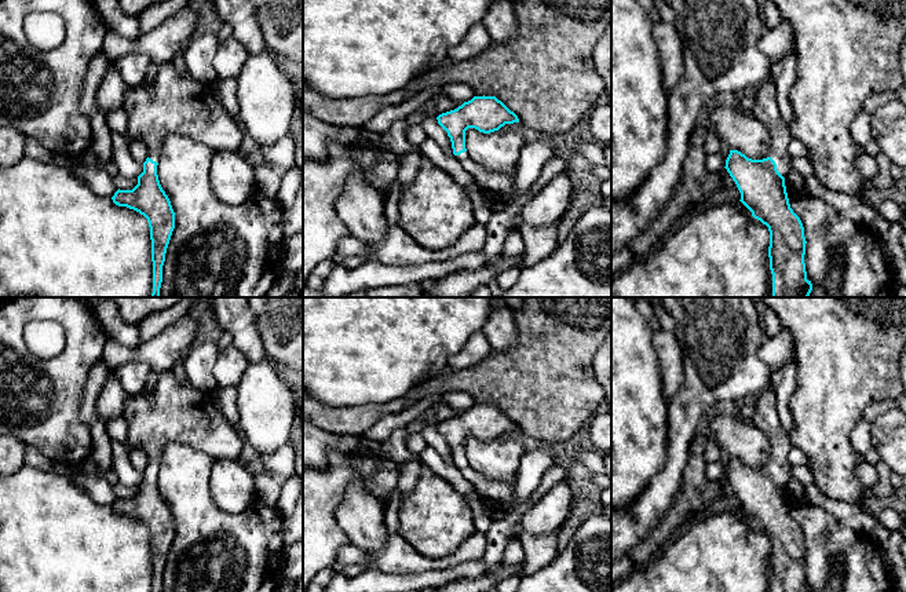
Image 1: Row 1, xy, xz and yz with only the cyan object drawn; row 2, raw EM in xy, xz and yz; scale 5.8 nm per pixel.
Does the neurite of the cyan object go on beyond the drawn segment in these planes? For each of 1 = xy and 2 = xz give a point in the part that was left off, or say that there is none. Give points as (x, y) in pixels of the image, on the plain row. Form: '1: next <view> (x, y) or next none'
1: next xy (176, 412)
2: next xz (499, 492)

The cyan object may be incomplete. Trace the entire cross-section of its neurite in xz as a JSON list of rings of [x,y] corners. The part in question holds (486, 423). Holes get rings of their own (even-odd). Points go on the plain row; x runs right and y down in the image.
[[[483,403],[474,405],[457,417],[439,423],[436,428],[450,446],[453,463],[482,498],[497,504],[514,498],[515,478],[507,482],[487,479],[476,472],[465,457],[465,439],[468,436],[475,436],[483,442],[498,439],[505,432],[519,431],[514,420],[496,405]]]

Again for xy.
[[[171,370],[161,373],[153,394],[142,392],[128,397],[124,406],[124,419],[128,424],[128,443],[147,453],[149,465],[143,471],[143,480],[132,498],[117,498],[112,505],[118,515],[127,515],[143,523],[150,536],[153,592],[162,591],[162,574],[167,556],[175,537],[175,520],[162,498],[157,474],[167,443],[182,443],[202,452],[215,460],[237,460],[242,449],[242,435],[218,409],[213,395],[194,388],[189,381],[180,381]]]

